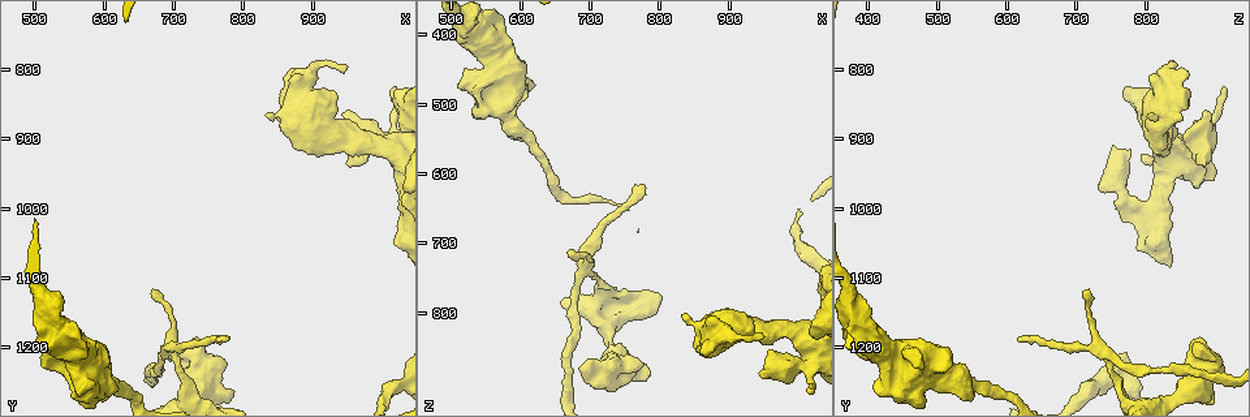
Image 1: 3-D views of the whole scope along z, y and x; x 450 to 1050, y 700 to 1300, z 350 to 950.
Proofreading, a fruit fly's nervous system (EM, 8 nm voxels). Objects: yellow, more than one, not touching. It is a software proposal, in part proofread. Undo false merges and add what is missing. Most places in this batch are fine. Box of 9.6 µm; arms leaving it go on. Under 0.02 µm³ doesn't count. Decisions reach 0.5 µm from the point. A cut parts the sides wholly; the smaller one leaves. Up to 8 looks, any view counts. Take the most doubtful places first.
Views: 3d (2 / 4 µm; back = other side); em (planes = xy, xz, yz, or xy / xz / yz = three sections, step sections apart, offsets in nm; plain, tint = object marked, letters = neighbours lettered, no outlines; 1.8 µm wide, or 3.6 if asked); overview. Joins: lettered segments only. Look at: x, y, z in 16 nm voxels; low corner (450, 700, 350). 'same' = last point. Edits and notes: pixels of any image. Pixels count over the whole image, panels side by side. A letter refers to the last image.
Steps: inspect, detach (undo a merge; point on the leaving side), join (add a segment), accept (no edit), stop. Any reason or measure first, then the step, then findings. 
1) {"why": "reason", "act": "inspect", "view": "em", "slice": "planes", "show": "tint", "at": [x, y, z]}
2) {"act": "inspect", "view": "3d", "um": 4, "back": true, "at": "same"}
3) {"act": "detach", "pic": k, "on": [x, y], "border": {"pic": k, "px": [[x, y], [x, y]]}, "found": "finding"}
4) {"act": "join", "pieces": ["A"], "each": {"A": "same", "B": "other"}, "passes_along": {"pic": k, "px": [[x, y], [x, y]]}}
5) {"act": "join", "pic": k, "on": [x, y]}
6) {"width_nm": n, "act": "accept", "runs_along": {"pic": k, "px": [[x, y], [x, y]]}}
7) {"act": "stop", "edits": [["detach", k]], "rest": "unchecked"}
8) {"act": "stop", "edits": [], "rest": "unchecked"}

{"why": "branch point", "act": "inspect", "view": "em", "slice": "planes", "show": "letters", "at": [695, 1210, 745]}

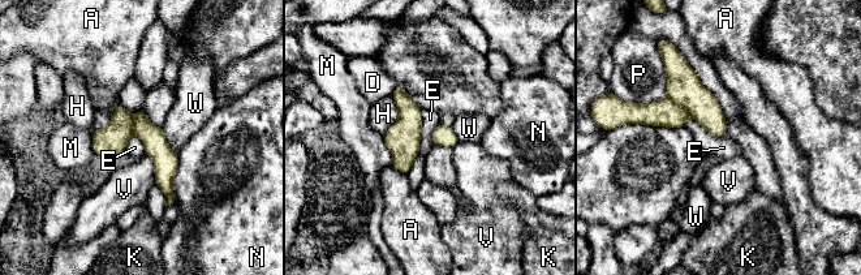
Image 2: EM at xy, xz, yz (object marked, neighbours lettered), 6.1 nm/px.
{"act": "detach", "pic": 2, "on": [664, 112], "each": {"A": "other", "D": "other", "E": "other", "H": "other", "K": "other", "M": "other", "N": "other", "P": "other", "V": "other", "W": "other"}, "border": {"pic": 2, "px": [[667, 97], [692, 116]]}, "found": "a second neuron is stuck on"}

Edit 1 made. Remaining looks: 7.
{"why": "thick end", "act": "inspect", "view": "em", "um": 3.6, "slice": "xz", "step": 16, "show": "letters", "at": [790, 1270, 885]}

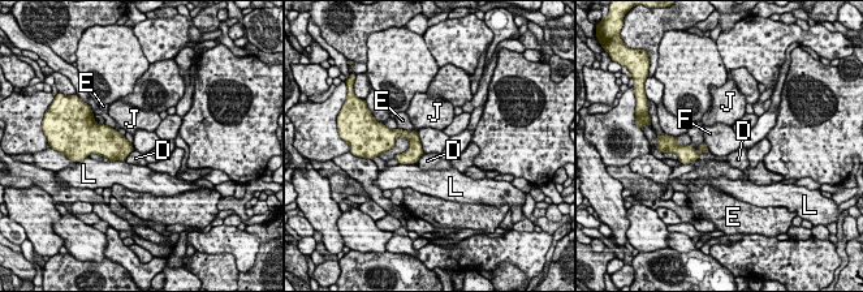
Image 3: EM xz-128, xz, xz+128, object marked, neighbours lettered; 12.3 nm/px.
{"longest_contact_nm": ["E", 320], "act": "accept", "each": {"D": "other", "E": "other", "F": "other", "J": "other", "L": "other"}, "border": {"pic": 3, "px": [[415, 132], [424, 153]]}, "found": "no lettered segment goes on from it"}

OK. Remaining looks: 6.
{"why": "branch stops here", "act": "inspect", "view": "em", "slice": "xz", "step": 8, "show": "letters", "at": [950, 935, 885]}

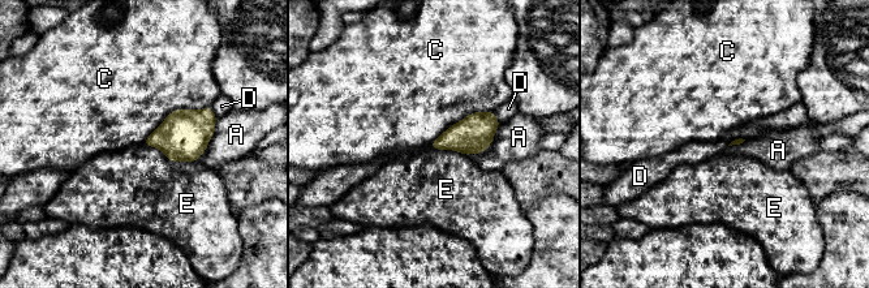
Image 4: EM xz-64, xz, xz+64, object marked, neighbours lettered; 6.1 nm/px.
{"act": "accept", "each": {"A": "other", "C": "other", "D": "other", "E": "other"}, "border": {"pic": 4, "px": [[210, 104], [175, 108], [142, 144]]}, "found": "no lettered segment goes on from it"}

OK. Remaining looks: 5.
{"act": "stop", "edits": [["detach", 2]], "rest": "unchecked"}

